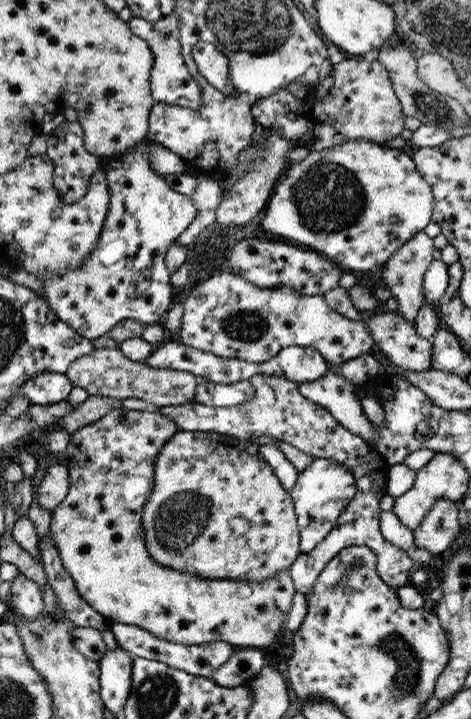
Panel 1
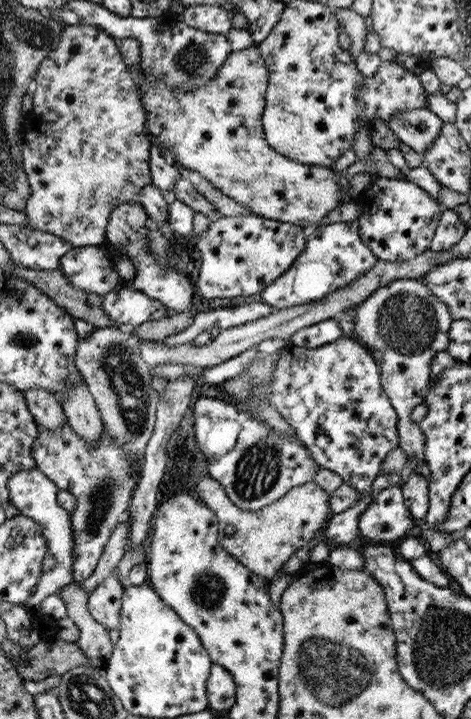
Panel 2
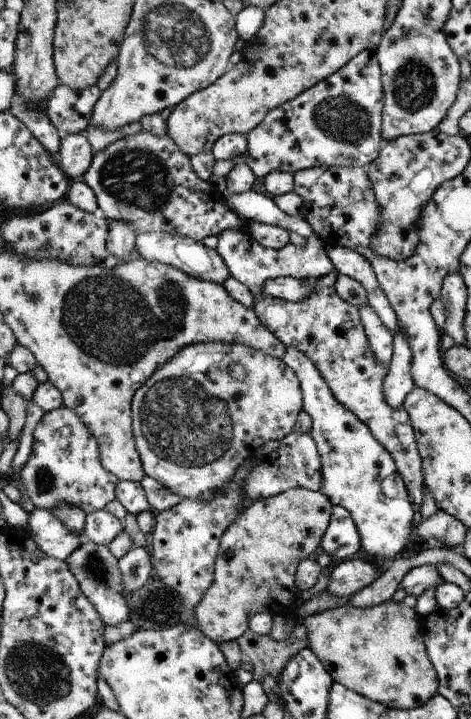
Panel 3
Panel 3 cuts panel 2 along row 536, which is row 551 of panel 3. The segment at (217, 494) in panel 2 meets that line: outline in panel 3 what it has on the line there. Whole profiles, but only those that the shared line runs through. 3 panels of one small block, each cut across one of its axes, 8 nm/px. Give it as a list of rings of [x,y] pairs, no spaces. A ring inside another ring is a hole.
[[[293,488],[285,490],[283,494],[277,494],[267,500],[253,502],[241,518],[237,518],[227,532],[223,534],[223,546],[219,546],[219,558],[215,560],[215,580],[213,586],[207,590],[207,594],[201,598],[201,602],[195,608],[195,628],[203,632],[207,638],[211,638],[215,644],[223,642],[235,642],[249,630],[249,618],[255,614],[271,614],[271,616],[287,616],[297,612],[301,606],[297,602],[301,588],[295,586],[295,574],[297,566],[305,558],[315,558],[321,550],[321,536],[325,534],[329,520],[331,520],[331,508],[327,496],[321,492],[313,492],[307,488]]]

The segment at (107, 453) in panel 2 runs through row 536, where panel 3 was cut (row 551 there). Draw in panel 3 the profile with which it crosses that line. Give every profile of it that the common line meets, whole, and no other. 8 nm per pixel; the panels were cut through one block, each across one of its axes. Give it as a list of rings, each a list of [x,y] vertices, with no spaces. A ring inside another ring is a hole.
[[[83,540],[79,544],[79,548],[65,558],[69,570],[75,574],[83,594],[93,602],[93,606],[97,608],[101,620],[109,626],[115,626],[119,622],[127,622],[131,612],[125,606],[125,598],[123,598],[123,578],[119,572],[119,560],[111,554],[111,550],[107,546],[99,546],[95,542]]]

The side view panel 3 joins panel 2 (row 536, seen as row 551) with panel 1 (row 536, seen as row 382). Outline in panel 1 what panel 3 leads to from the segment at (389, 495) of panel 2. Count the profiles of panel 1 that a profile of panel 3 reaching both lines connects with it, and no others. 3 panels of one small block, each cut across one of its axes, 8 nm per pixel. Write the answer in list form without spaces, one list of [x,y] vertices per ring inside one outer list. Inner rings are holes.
[[[313,458],[313,462],[303,472],[299,472],[297,484],[289,492],[295,502],[297,526],[299,526],[299,538],[301,538],[301,554],[305,554],[305,552],[315,550],[329,536],[329,532],[337,526],[339,516],[355,498],[357,480],[353,472],[347,470],[343,464],[335,460]]]

